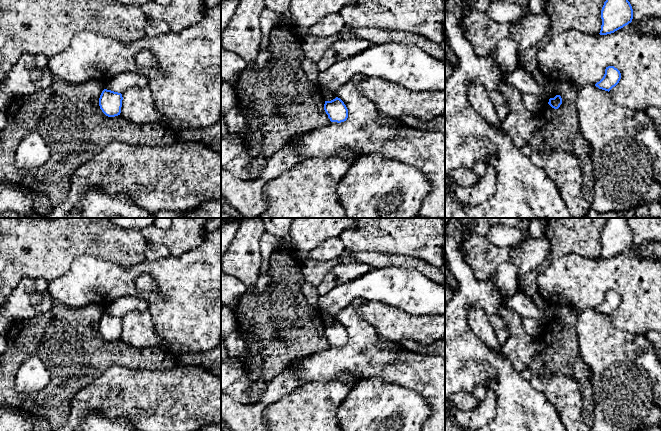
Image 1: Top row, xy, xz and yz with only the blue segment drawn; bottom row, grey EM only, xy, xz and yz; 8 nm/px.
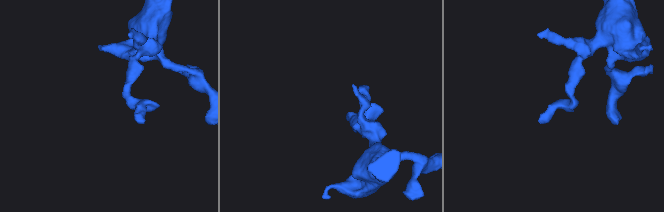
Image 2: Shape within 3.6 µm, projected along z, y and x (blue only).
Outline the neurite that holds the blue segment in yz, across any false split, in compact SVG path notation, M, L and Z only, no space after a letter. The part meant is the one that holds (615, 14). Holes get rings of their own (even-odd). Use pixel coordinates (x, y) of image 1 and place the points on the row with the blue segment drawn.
M606 0L601 10L600 35L607 35L632 22L633 9L628 0Z

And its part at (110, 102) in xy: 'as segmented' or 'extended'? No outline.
as segmented

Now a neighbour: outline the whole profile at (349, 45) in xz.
M345 35L337 39L317 62L319 72L323 72L339 61L346 60L370 48L372 43L354 35Z

